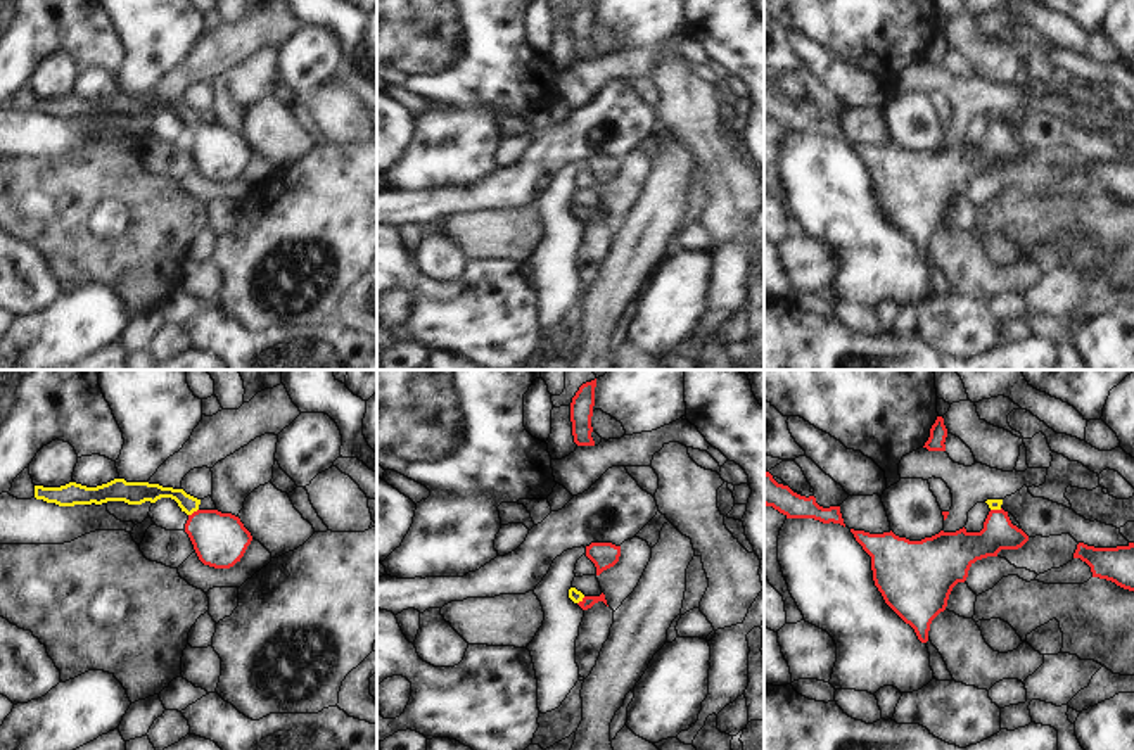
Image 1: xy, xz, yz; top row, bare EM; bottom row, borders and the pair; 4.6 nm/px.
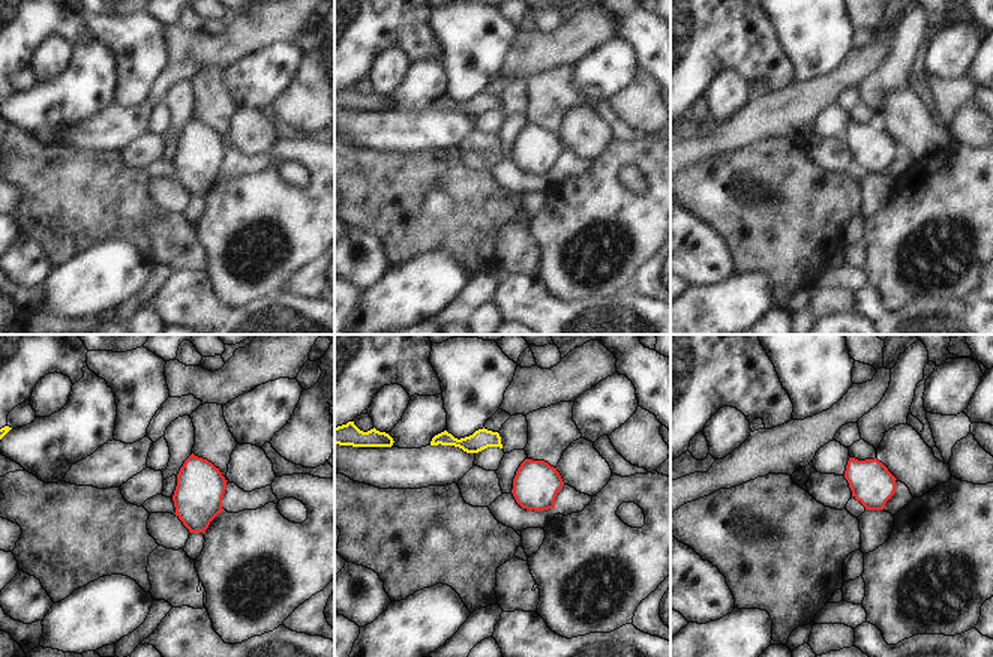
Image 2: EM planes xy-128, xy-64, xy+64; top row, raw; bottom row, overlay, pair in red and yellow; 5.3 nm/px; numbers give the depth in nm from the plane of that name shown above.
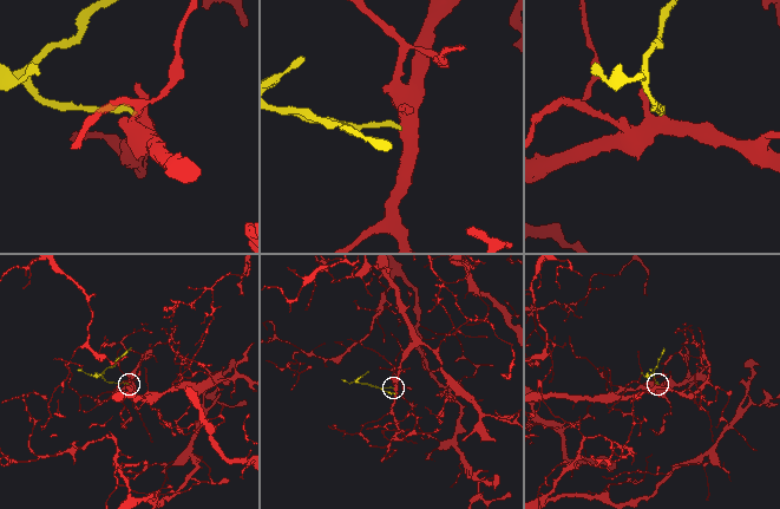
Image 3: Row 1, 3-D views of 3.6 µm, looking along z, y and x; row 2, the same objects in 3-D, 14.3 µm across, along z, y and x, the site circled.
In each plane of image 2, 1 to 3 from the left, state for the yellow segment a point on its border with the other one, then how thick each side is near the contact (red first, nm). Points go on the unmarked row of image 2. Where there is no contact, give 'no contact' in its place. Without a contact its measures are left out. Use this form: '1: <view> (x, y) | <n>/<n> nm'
1: no contact
2: no contact
3: no contact

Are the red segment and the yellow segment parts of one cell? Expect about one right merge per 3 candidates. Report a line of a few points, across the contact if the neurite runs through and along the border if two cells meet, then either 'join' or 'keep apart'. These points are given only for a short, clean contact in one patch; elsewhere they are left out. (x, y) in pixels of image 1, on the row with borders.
line xy (220, 540), (194, 512), (173, 493), (146, 491); join

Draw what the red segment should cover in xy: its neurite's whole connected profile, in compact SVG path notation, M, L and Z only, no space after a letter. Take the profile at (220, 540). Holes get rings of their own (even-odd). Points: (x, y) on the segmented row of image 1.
M114 479L97 487L69 482L61 487L35 486L35 498L59 506L102 505L124 501L128 505L156 503L171 498L188 515L185 532L188 534L199 560L214 569L230 569L244 556L252 541L251 532L239 517L218 510L201 510L201 499L183 489L162 487L149 482L126 482Z

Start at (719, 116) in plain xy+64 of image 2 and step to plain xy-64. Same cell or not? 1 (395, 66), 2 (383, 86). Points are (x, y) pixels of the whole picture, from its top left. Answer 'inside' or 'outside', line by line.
1: inside
2: inside

